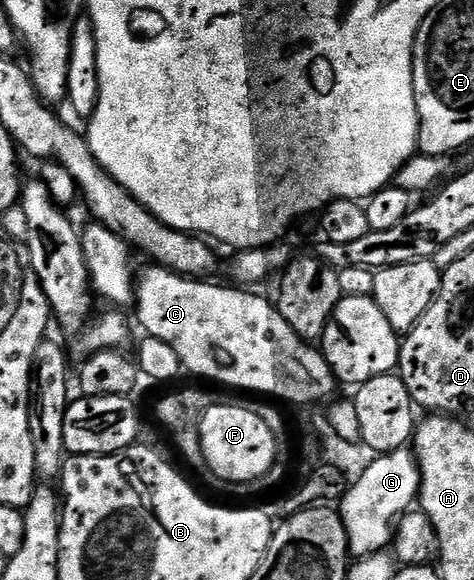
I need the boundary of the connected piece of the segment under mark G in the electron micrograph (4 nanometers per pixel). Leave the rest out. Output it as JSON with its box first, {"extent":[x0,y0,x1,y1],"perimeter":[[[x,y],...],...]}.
{"extent":[338,449,418,559],"perimeter":[[[411,449],[396,450],[392,454],[377,456],[370,468],[362,476],[358,477],[345,489],[343,498],[338,502],[338,513],[342,524],[346,528],[348,537],[348,552],[353,559],[368,558],[372,554],[379,554],[385,549],[384,546],[393,541],[394,523],[400,515],[413,509],[418,498],[418,467],[415,453]]]}

